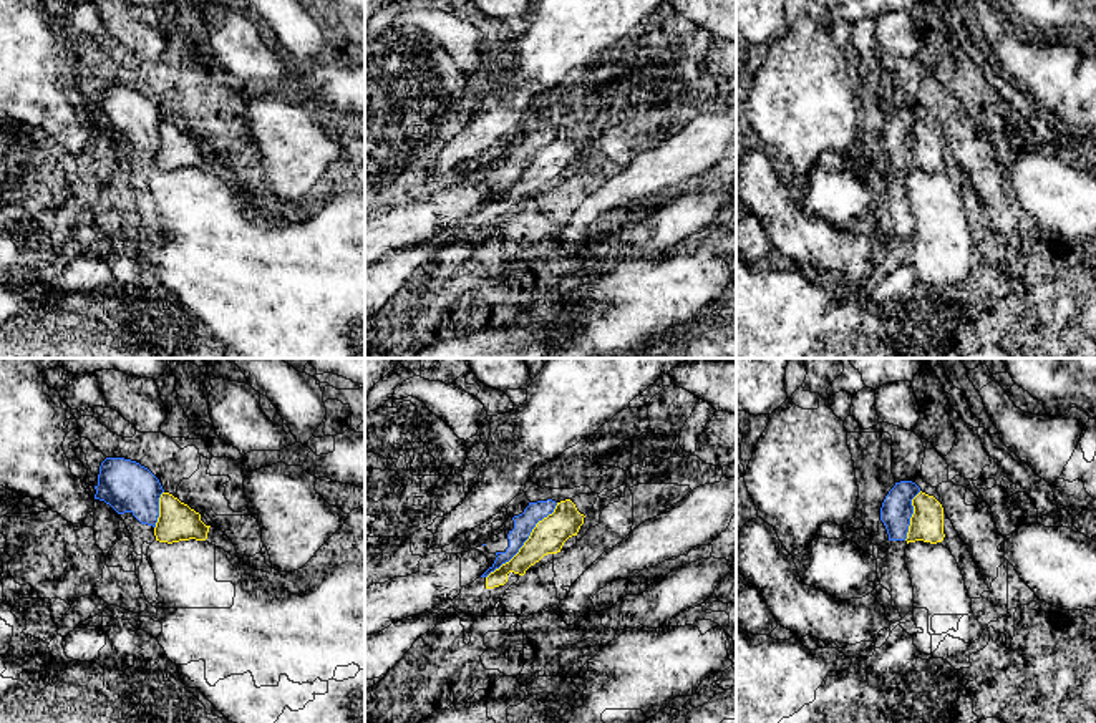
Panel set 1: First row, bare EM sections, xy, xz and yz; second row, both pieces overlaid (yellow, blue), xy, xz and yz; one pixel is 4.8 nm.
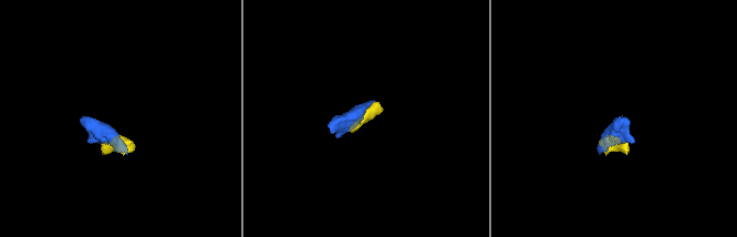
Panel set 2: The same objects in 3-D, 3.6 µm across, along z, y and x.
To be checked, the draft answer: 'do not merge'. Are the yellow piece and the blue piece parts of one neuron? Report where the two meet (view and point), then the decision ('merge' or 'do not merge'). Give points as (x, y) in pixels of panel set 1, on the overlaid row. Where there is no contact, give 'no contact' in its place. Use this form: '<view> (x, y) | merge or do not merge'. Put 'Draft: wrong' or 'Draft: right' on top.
Draft: right
xz (526, 541) | do not merge

